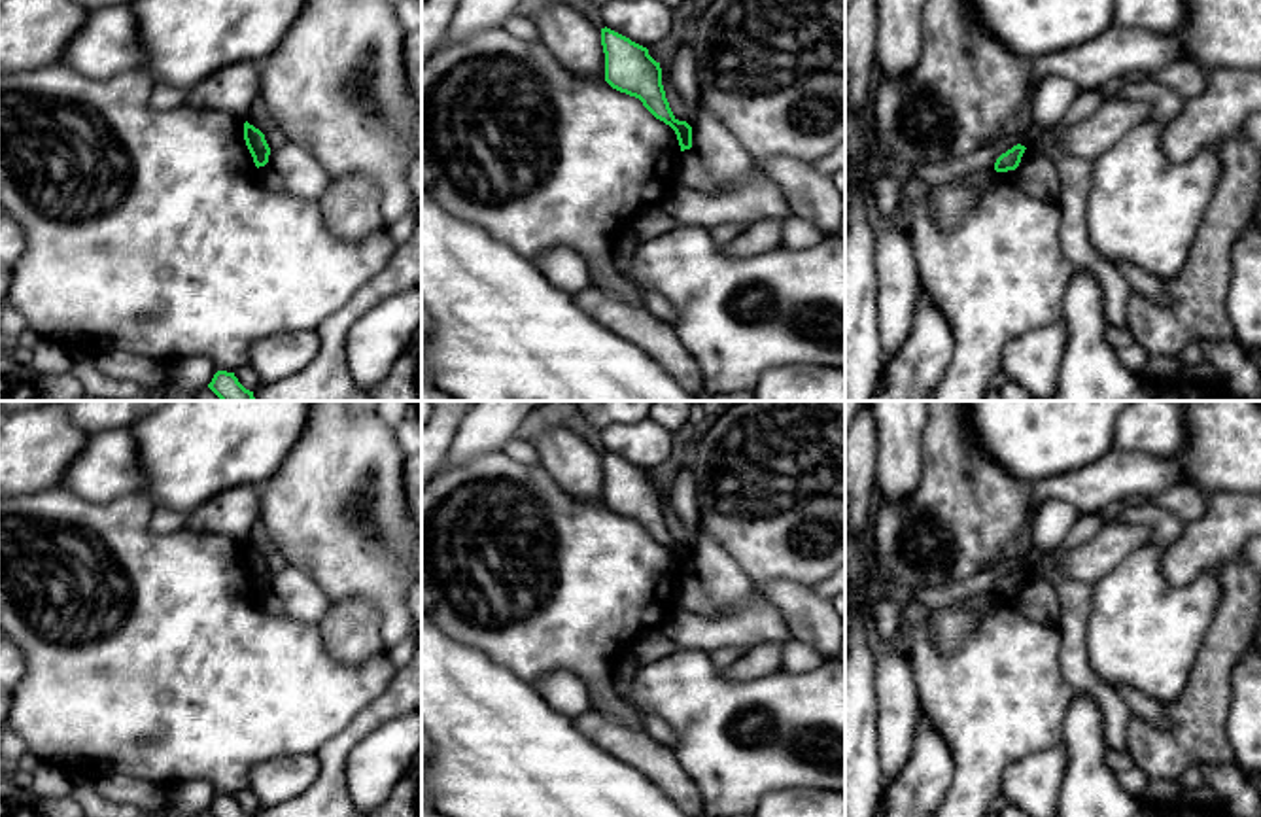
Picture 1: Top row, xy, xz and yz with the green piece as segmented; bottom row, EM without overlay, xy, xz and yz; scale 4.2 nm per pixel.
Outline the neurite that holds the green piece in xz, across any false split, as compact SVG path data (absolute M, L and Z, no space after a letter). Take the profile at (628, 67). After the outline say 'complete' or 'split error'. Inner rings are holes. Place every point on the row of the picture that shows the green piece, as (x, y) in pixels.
M607 26L601 28L601 45L605 53L605 81L613 89L639 98L656 119L675 130L681 151L690 149L692 127L673 115L662 85L660 62L648 55L647 47Z | complete

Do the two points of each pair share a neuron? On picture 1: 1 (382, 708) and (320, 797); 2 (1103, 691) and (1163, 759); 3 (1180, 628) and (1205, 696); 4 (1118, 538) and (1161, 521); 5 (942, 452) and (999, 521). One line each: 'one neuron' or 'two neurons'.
1: one neuron
2: two neurons
3: two neurons
4: two neurons
5: one neuron

